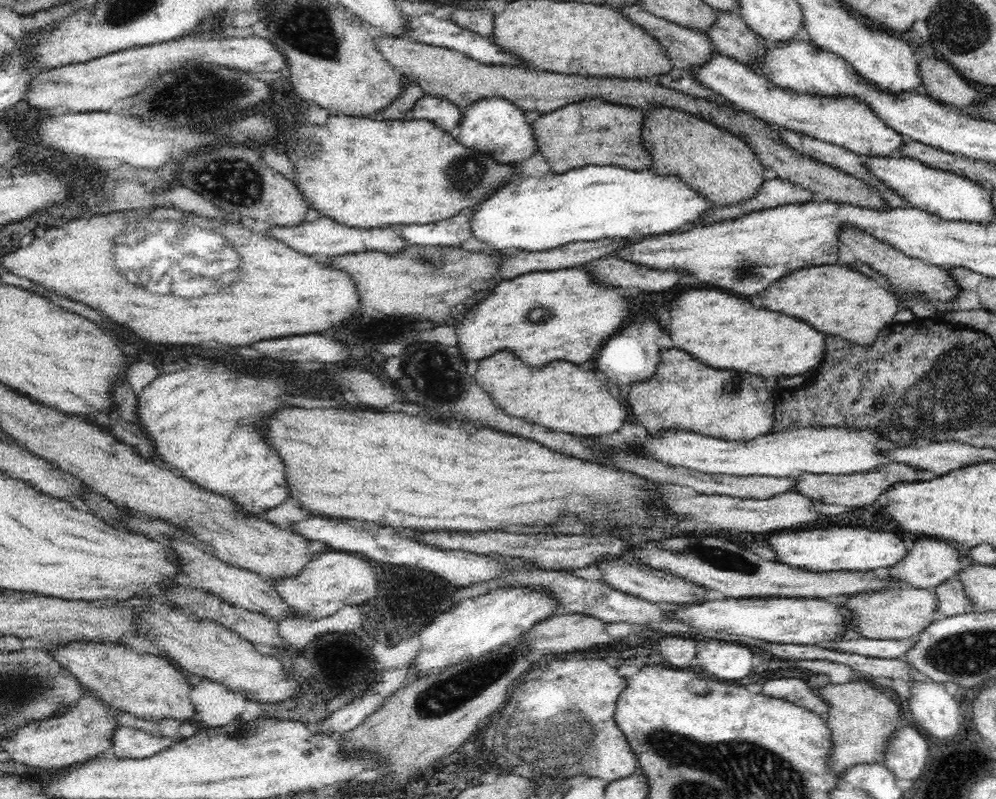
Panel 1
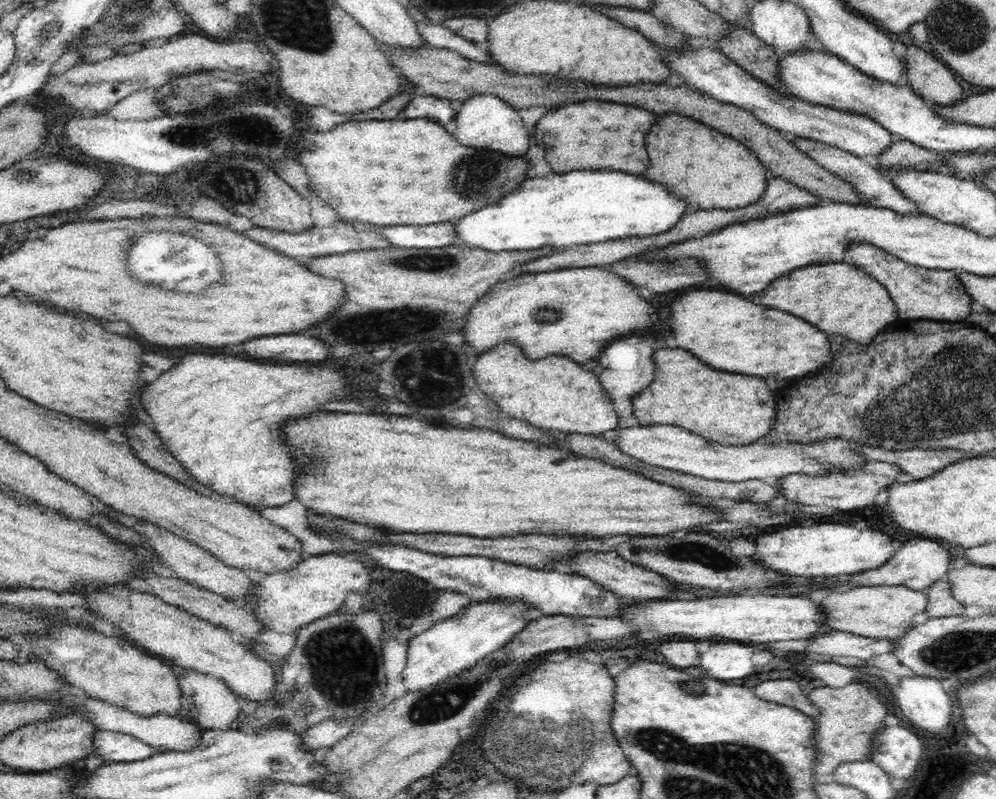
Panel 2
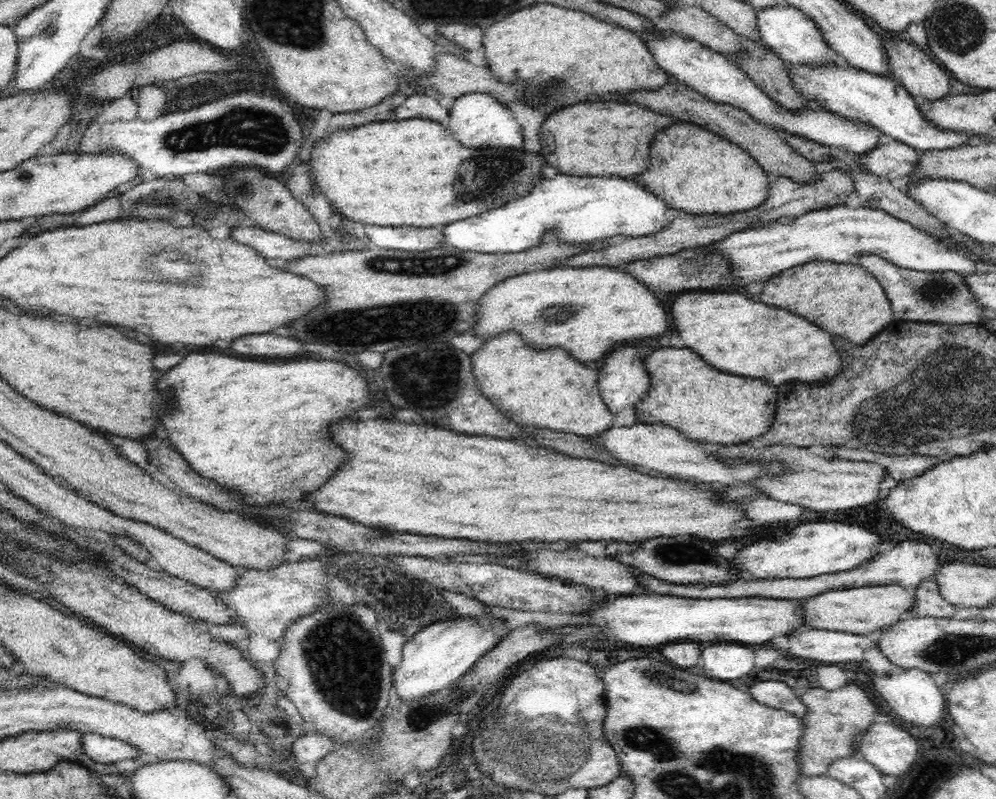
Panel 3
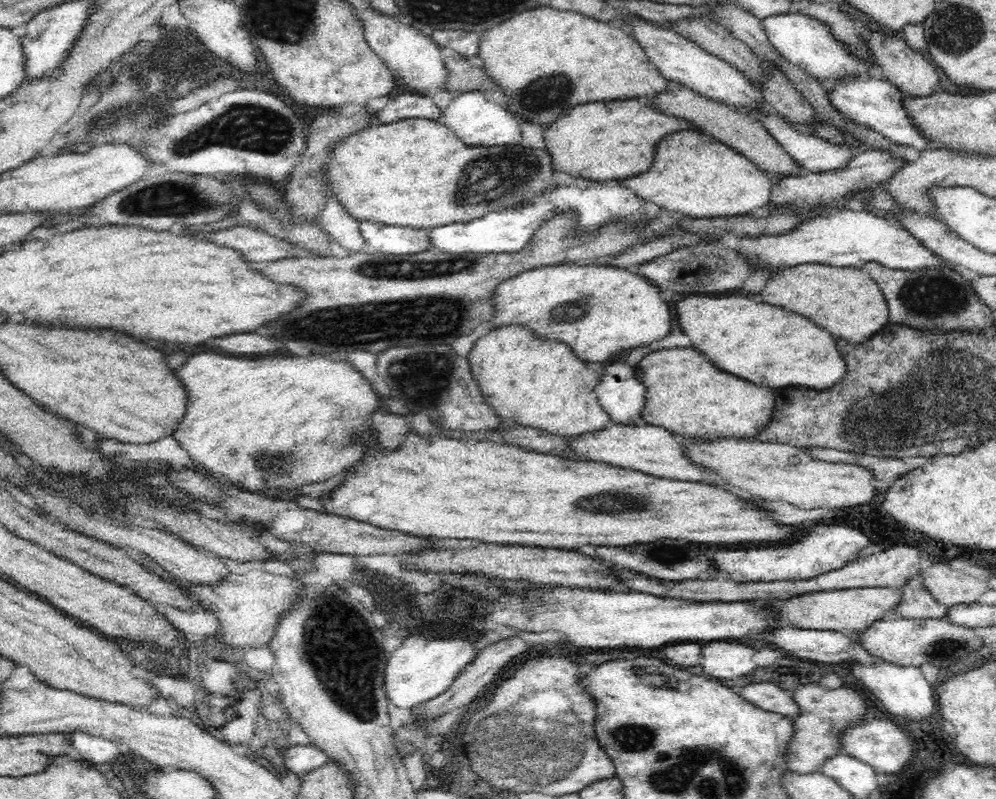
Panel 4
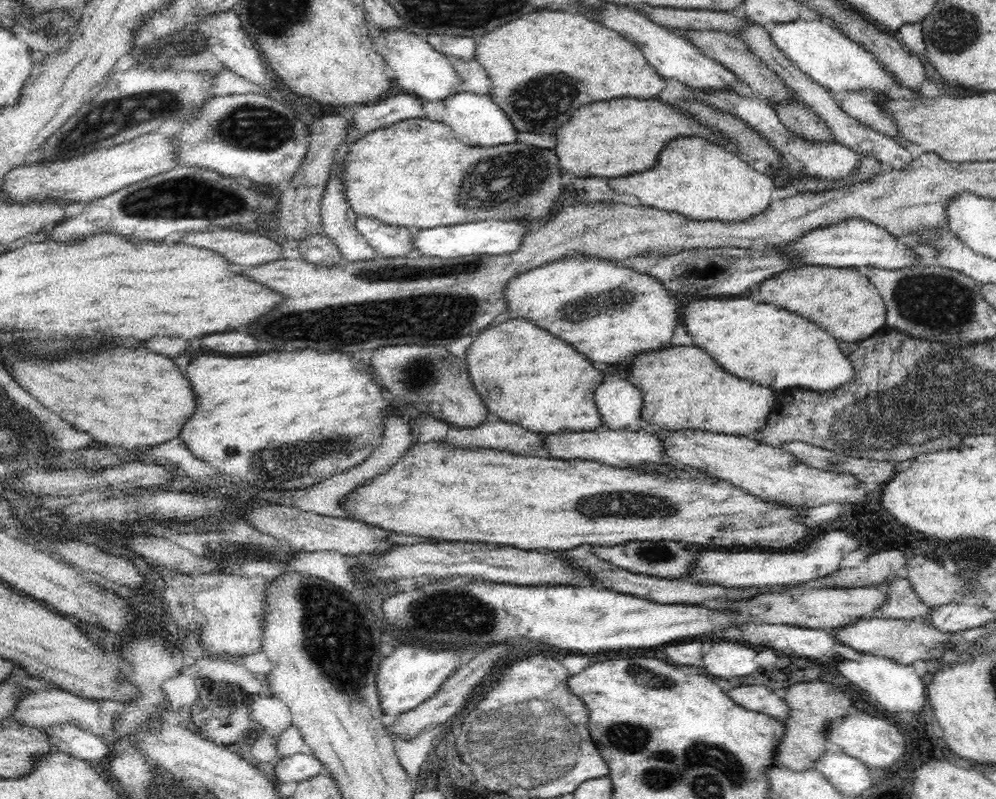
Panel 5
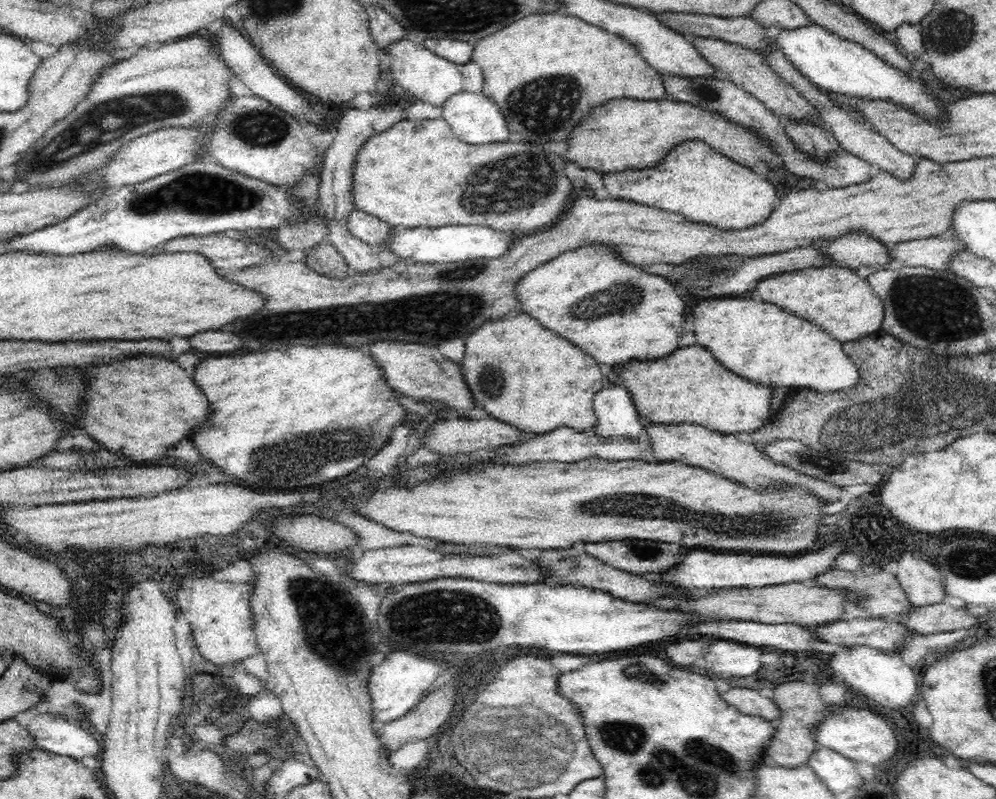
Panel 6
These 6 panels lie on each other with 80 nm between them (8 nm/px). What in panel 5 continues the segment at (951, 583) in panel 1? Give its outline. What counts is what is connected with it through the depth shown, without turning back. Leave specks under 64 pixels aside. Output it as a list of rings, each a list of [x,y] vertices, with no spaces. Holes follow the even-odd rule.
[[[892,577],[878,586],[889,594],[886,604],[878,608],[876,616],[893,620],[926,620],[934,612],[934,608],[924,605],[924,601],[914,593],[910,581],[906,578]]]

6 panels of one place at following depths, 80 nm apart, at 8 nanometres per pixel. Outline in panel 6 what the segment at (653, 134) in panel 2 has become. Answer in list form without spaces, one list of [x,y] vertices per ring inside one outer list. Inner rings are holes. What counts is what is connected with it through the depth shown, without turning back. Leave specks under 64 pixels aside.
[[[682,141],[668,150],[657,165],[636,170],[624,178],[624,172],[618,172],[614,176],[602,176],[604,189],[608,192],[610,200],[630,200],[638,204],[657,208],[658,210],[672,212],[684,216],[690,221],[700,224],[717,225],[718,228],[746,228],[748,225],[759,224],[770,216],[774,208],[774,200],[777,199],[776,188],[766,177],[760,176],[745,165],[738,164],[732,157],[718,153],[718,150],[710,148],[704,141]]]

